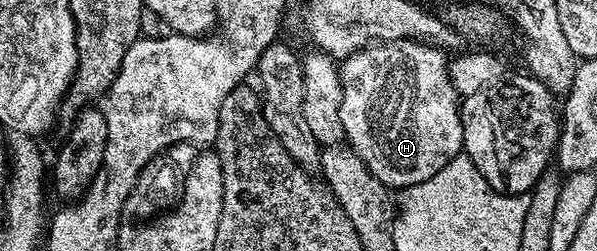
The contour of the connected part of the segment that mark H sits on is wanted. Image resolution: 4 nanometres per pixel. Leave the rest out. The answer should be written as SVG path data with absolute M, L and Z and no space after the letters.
M422 40L385 41L342 58L341 127L346 144L395 191L433 179L463 148L461 98L453 87L449 57Z

